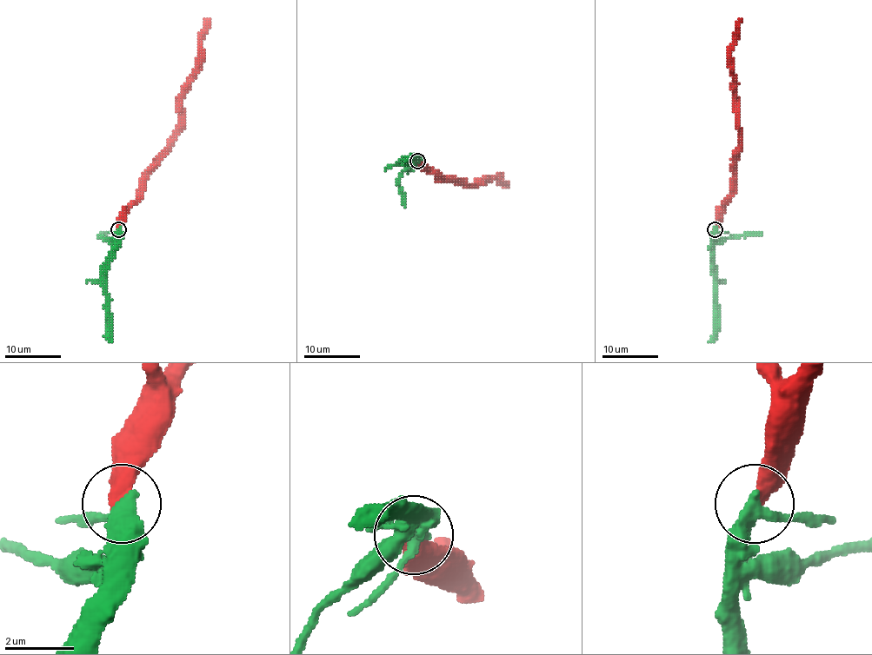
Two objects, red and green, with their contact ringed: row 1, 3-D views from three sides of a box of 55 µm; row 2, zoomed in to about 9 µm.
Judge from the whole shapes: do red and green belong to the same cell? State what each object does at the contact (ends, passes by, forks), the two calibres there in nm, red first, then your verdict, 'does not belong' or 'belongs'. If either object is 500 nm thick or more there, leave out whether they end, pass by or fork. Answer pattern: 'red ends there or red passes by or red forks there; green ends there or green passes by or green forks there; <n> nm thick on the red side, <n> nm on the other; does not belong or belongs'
red ends there; green passes by; 440 nm thick on the red side, 440 nm on the other; belongs

